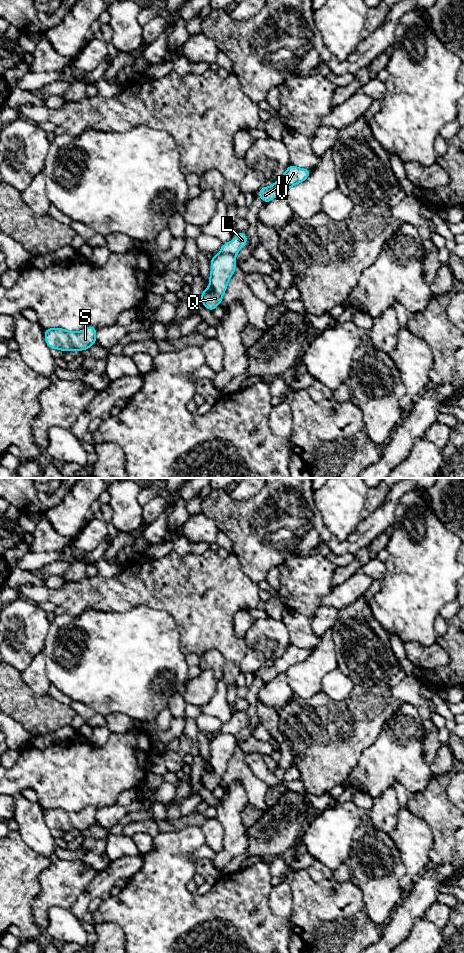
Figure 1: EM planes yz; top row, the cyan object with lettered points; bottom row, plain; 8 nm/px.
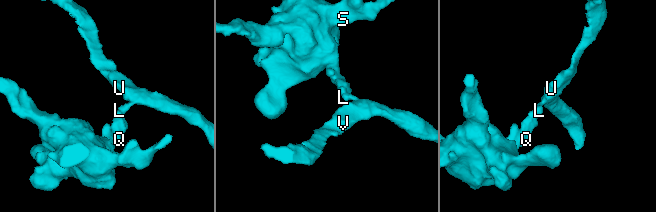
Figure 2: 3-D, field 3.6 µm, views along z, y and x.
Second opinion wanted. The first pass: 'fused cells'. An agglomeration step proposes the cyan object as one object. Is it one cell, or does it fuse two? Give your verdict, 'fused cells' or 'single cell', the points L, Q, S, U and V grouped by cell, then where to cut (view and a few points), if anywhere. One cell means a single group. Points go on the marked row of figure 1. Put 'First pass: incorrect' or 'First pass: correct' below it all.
fused cells | L U V / Q S | yz (221, 251), (234, 255)
First pass: correct

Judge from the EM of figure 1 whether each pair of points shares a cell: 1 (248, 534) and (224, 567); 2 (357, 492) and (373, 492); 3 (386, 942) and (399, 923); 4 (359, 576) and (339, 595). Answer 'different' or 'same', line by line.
1: different
2: different
3: same
4: same

